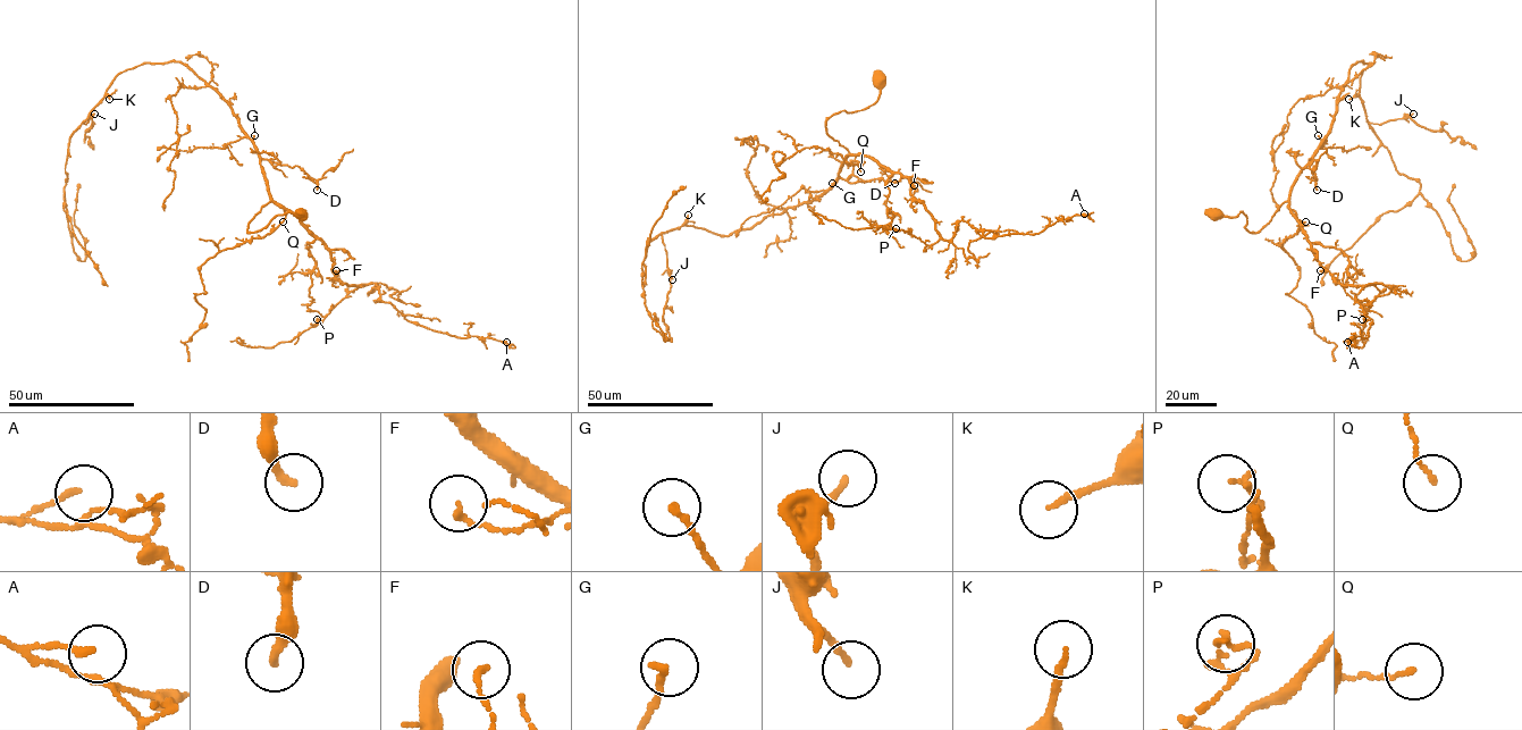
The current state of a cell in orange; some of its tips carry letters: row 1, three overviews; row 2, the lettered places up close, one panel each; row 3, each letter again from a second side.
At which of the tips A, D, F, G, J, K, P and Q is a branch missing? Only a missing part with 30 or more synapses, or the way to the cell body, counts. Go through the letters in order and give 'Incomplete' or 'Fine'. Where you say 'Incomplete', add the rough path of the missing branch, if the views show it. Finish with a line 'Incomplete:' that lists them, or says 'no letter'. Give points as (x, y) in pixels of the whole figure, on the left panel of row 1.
A: Fine
D: Incomplete. Course of what is missing: (317, 190), (320, 212), (335, 236), (342, 238), (351, 224), (330, 223)
F: Fine
G: Fine
J: Fine
K: Fine
P: Fine
Q: Fine
Incomplete: D

